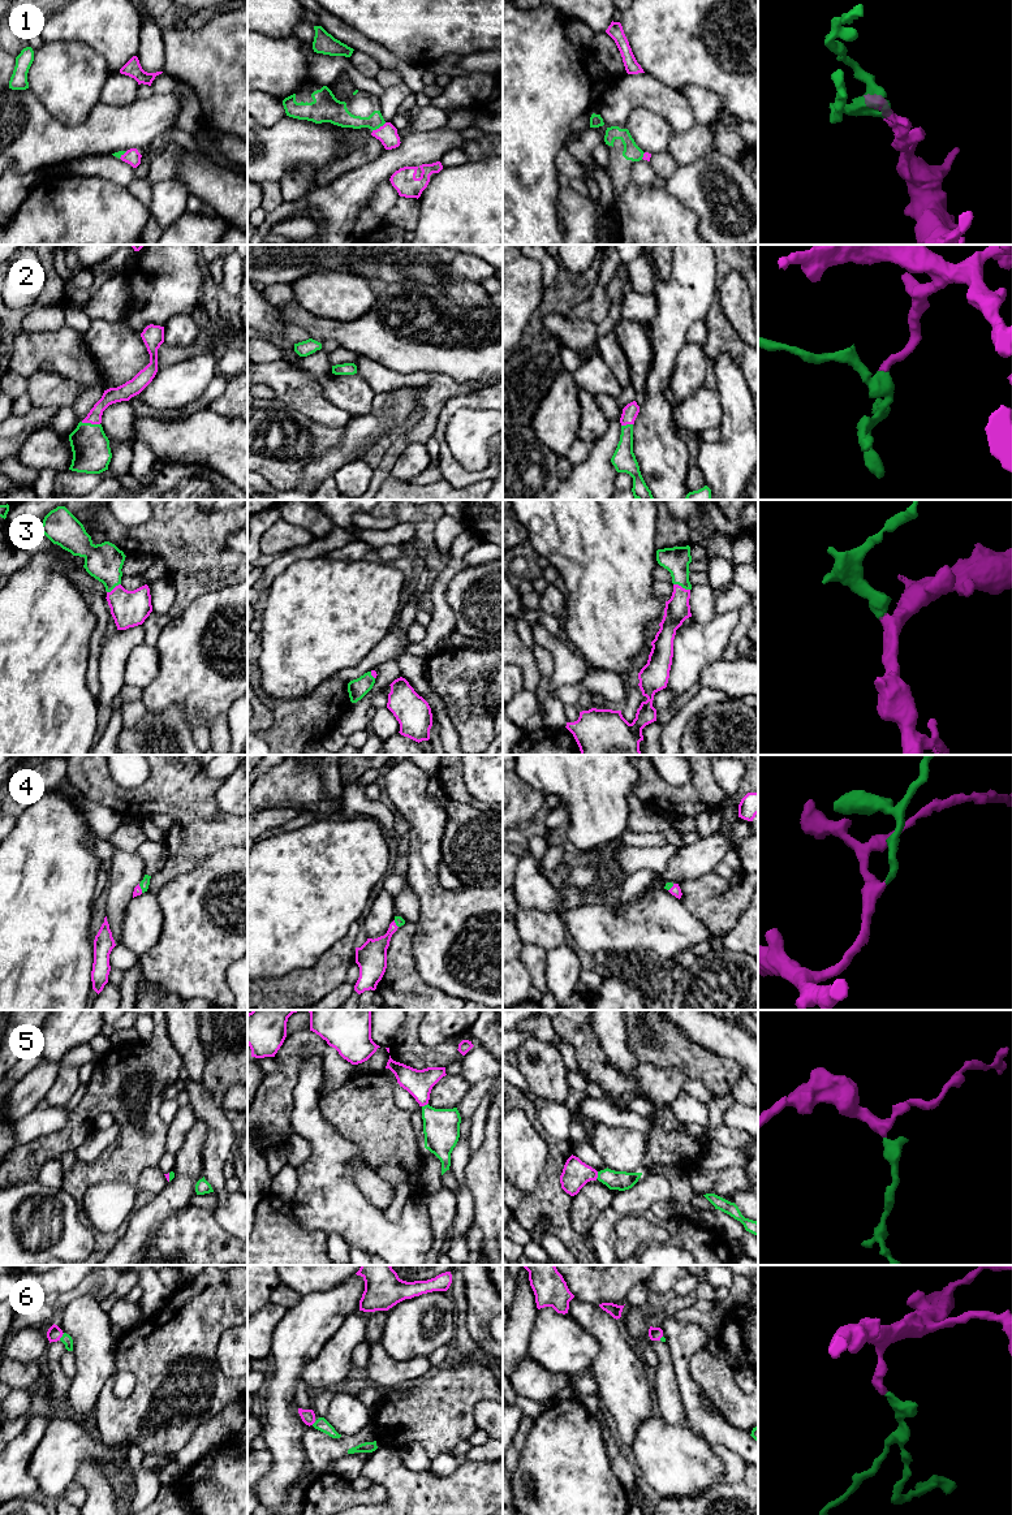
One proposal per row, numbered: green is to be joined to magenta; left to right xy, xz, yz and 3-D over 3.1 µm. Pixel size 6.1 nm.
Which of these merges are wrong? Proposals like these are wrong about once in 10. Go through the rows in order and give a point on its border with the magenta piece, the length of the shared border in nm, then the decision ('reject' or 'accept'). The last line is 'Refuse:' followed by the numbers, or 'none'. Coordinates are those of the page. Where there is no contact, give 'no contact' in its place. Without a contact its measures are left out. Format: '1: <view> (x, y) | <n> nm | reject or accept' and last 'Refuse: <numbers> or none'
1: xz (379, 128) | 110 nm | accept
2: xy (90, 422) | 120 nm | accept
3: yz (681, 587) | 110 nm | accept
4: xy (140, 888) | 60 nm | accept
5: yz (597, 1175) | 50 nm | accept
6: xy (61, 1336) | 60 nm | accept
Refuse: none

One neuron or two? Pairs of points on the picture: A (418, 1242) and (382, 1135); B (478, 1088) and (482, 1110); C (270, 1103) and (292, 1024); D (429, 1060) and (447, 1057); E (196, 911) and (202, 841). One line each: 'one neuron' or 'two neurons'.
A: two neurons
B: two neurons
C: two neurons
D: one neuron
E: two neurons

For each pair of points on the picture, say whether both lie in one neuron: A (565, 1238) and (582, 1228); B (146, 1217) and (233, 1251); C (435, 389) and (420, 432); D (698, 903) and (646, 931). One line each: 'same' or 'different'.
A: different
B: different
C: same
D: different

